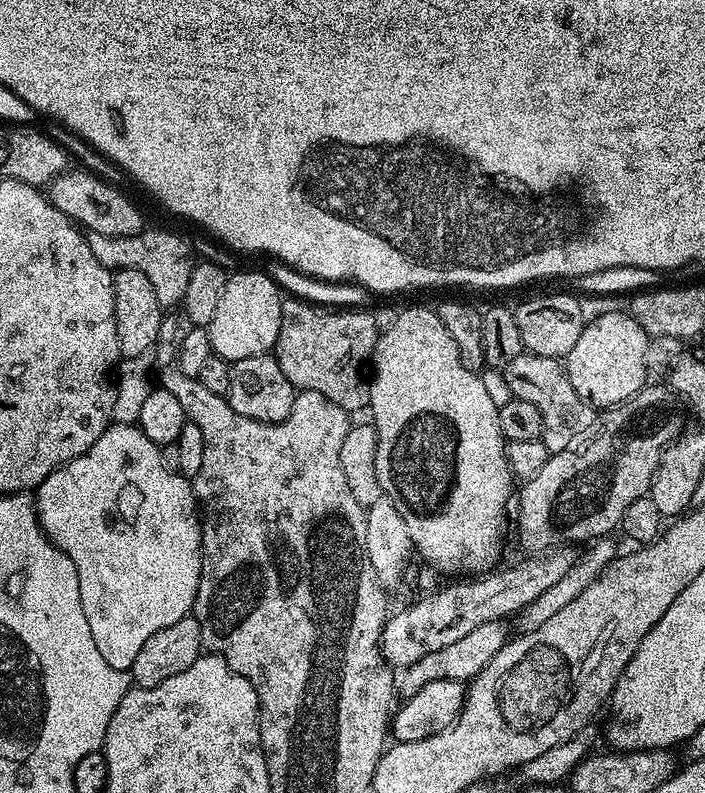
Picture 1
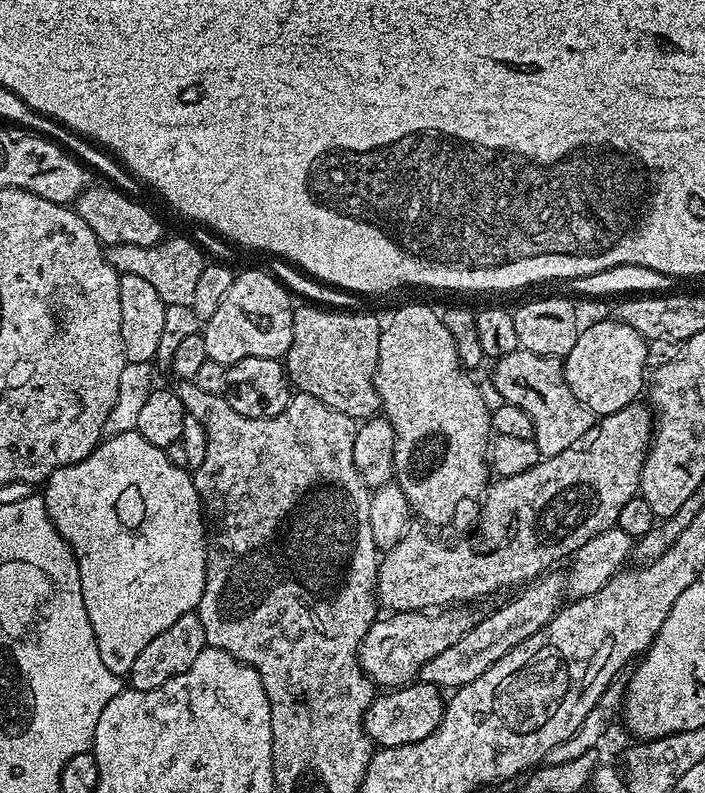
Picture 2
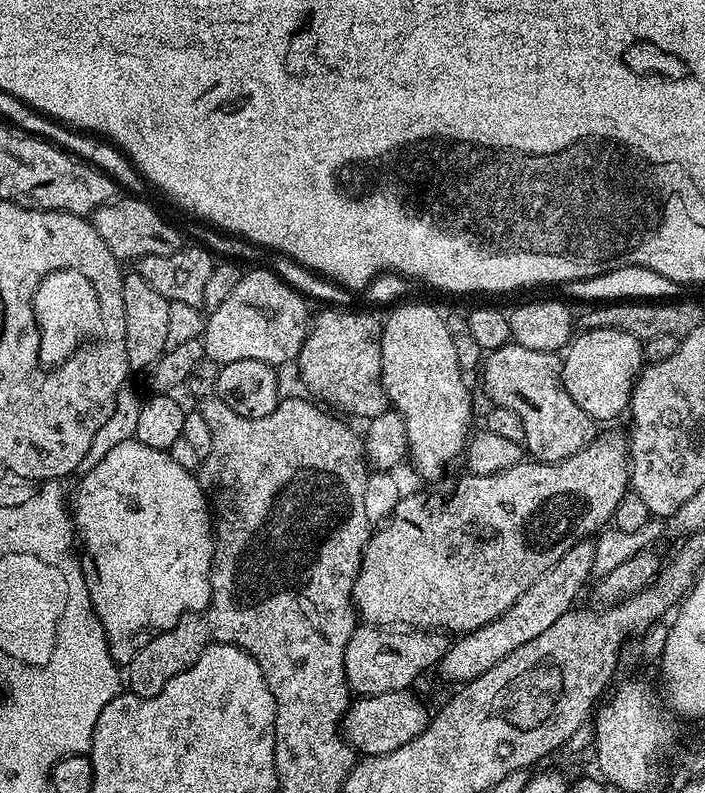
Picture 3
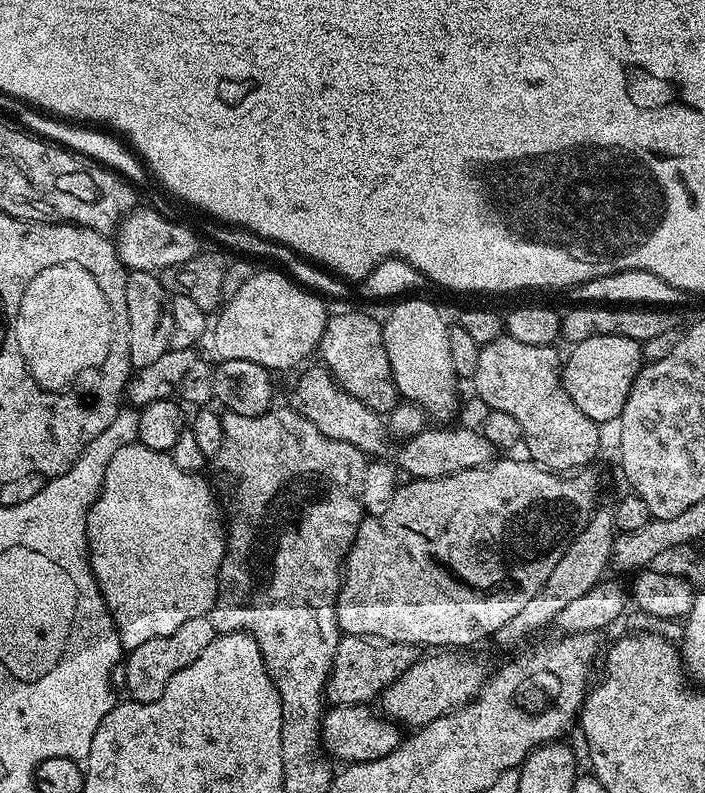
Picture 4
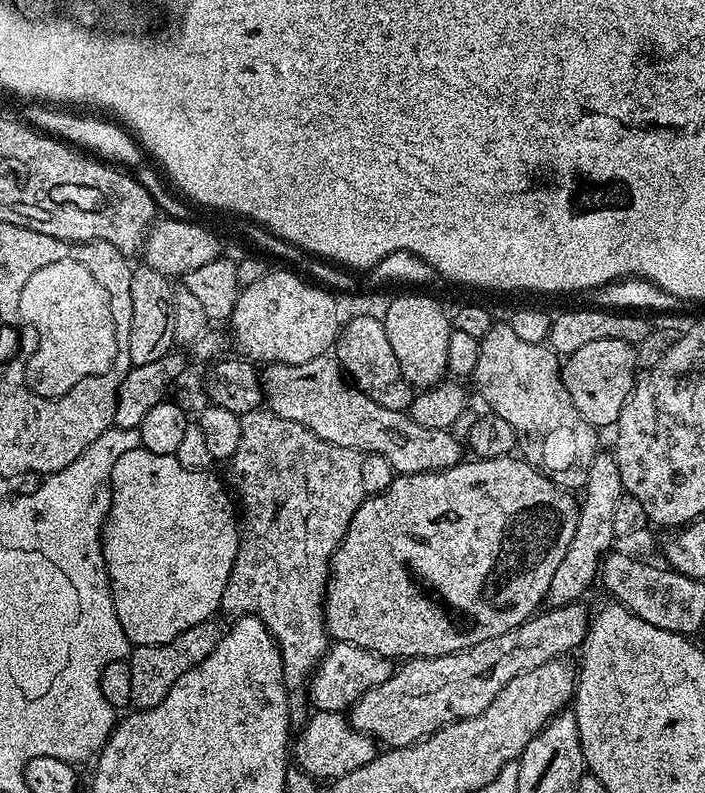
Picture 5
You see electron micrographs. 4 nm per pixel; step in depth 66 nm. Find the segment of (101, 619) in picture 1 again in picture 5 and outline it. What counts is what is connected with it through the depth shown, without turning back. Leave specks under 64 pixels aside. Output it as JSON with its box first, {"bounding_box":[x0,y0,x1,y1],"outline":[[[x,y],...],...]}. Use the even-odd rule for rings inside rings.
{"bounding_box":[100,447,240,645],"outline":[[[142,447],[126,450],[126,454],[122,454],[118,458],[118,462],[114,462],[114,470],[112,471],[112,505],[108,511],[108,518],[104,522],[100,545],[104,547],[104,561],[108,567],[108,580],[112,584],[114,610],[118,614],[118,622],[122,622],[122,630],[126,630],[126,638],[129,645],[165,644],[174,638],[178,638],[178,634],[190,630],[190,626],[198,626],[202,622],[212,620],[215,617],[215,612],[219,613],[221,611],[222,590],[226,590],[226,582],[230,578],[230,570],[234,566],[234,558],[238,554],[240,525],[238,523],[237,505],[234,503],[225,481],[221,477],[219,480],[218,477],[212,475],[211,471],[186,470],[186,466],[178,463],[175,456],[150,454],[150,450]]]}

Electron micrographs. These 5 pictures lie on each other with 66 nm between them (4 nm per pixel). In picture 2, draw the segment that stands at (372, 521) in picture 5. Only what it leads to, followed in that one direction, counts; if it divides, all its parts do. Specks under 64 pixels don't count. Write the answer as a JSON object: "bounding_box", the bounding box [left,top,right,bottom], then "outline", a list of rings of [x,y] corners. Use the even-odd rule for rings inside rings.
{"bounding_box":[376,402,654,612],"outline":[[[637,402],[609,416],[599,417],[598,423],[570,450],[541,459],[522,474],[499,477],[489,483],[483,493],[480,521],[476,536],[457,544],[443,544],[420,532],[408,530],[394,547],[379,557],[376,570],[376,595],[379,603],[392,612],[422,612],[443,610],[449,606],[468,606],[472,600],[492,596],[515,584],[525,585],[544,575],[560,559],[571,557],[594,534],[616,527],[618,510],[638,495],[644,455],[654,431],[654,412],[647,403]]]}

